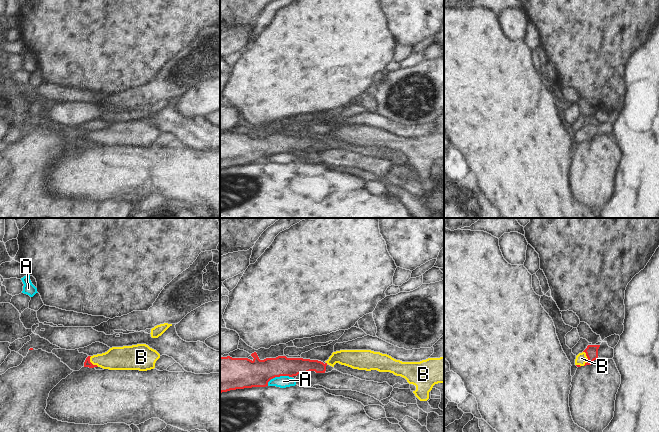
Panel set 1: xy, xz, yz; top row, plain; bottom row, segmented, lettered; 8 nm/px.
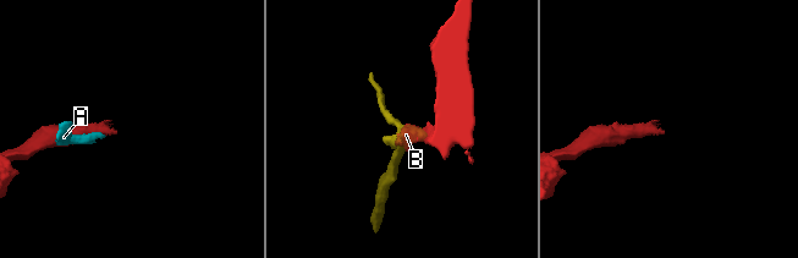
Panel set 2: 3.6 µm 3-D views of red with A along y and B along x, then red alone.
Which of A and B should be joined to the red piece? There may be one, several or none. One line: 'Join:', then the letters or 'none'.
Join: B

